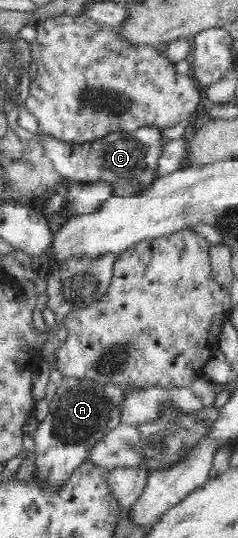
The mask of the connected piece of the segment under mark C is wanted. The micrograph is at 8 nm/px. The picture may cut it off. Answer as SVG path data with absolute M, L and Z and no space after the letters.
M140 129L136 130L135 133L131 134L110 134L106 138L102 138L102 140L92 142L87 145L68 145L64 144L63 142L58 142L54 140L52 137L48 137L44 135L44 138L41 139L41 145L43 148L43 154L52 160L52 164L54 164L54 168L59 174L63 177L63 180L68 180L69 182L76 182L76 183L86 183L86 182L96 182L96 180L104 179L107 182L110 182L115 186L115 190L117 190L116 196L136 196L142 194L143 190L146 190L146 187L150 186L154 179L156 179L155 172L155 160L157 159L157 154L159 153L160 147L165 143L164 139L162 139L162 135L157 129Z

